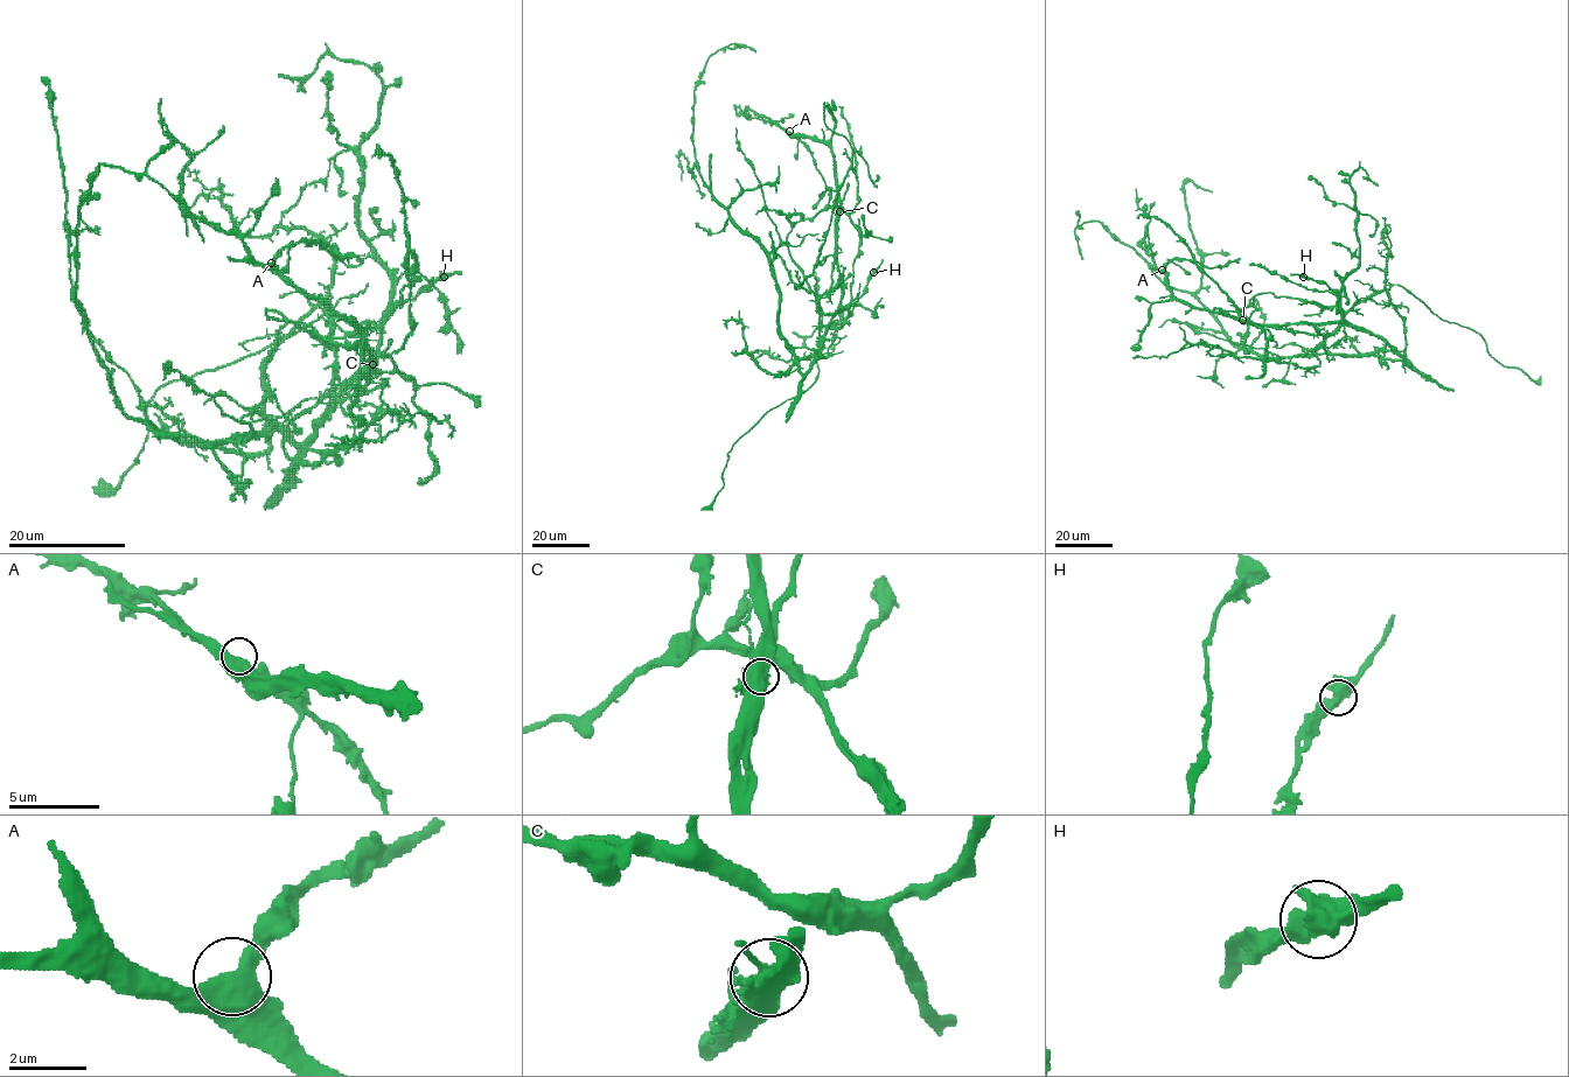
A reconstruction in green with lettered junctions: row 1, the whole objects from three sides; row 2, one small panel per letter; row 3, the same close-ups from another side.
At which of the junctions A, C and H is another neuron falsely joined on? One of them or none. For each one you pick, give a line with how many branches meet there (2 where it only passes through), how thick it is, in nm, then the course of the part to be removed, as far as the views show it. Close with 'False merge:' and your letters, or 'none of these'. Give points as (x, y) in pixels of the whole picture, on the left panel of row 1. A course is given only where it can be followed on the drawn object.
C: 3 branches meet; 600 nm thick; foreign part runs (374, 365), (340, 399), (325, 337), (266, 309), (341, 344), (402, 348), (404, 193), (392, 160), (371, 158)
False merge: C

